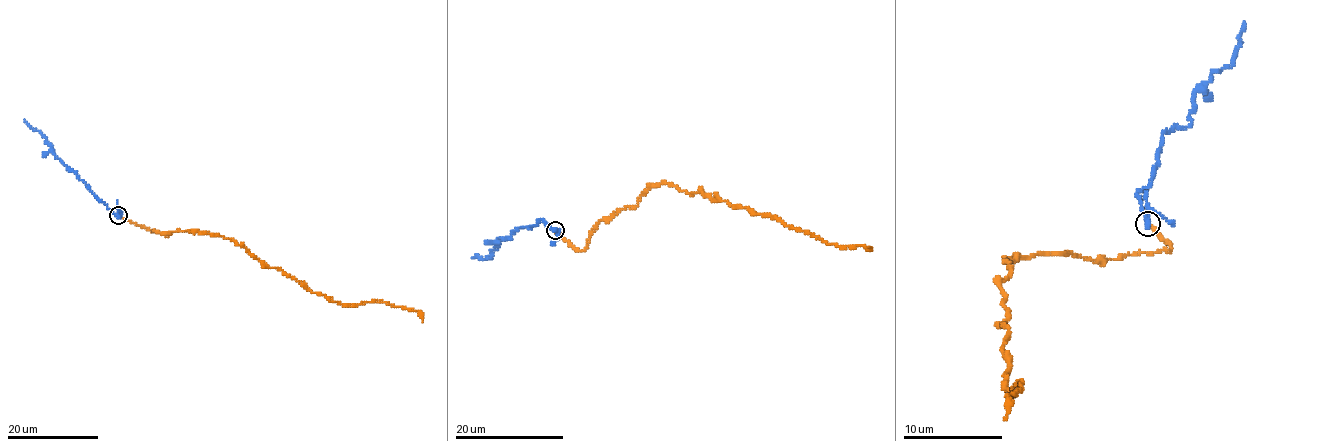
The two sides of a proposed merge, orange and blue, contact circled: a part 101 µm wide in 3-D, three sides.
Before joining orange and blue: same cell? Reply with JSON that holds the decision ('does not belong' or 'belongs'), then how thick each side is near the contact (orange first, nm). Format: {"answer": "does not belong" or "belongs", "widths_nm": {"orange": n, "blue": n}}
{"answer": "belongs", "widths_nm": {"orange": 190, "blue": 280}}

